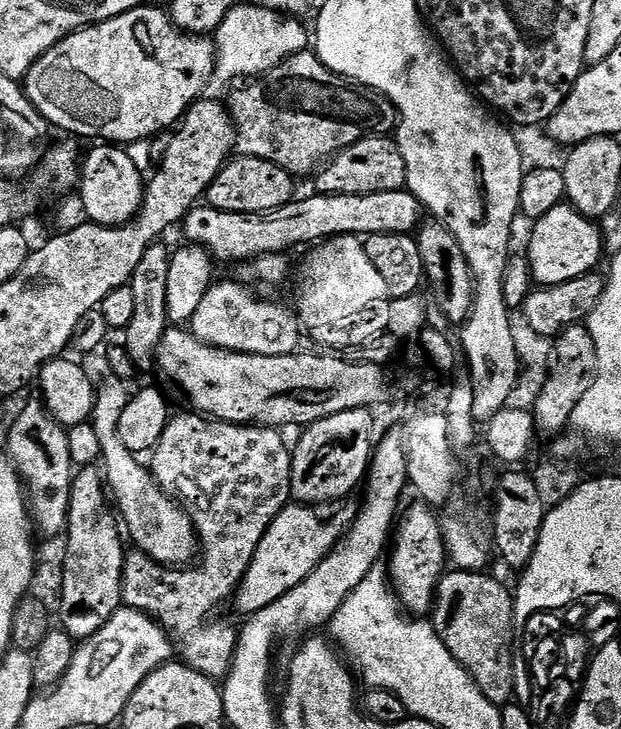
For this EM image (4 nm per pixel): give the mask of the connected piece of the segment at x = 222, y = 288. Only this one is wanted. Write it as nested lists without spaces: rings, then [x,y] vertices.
[[[213,283],[208,289],[206,298],[202,298],[198,310],[194,310],[194,318],[190,322],[190,330],[199,340],[215,344],[217,348],[231,352],[267,354],[276,357],[299,349],[302,325],[297,313],[274,302],[260,302],[243,283]]]

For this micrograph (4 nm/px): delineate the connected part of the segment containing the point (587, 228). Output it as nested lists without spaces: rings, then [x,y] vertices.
[[[567,202],[550,210],[550,214],[535,221],[531,228],[532,237],[528,240],[526,257],[531,279],[540,286],[570,282],[582,274],[593,271],[600,260],[600,252],[605,251],[599,227]]]

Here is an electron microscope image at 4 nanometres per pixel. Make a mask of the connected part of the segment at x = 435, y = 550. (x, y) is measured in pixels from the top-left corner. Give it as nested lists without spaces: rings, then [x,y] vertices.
[[[421,507],[410,509],[405,516],[403,513],[394,532],[396,545],[392,548],[392,561],[389,562],[388,568],[386,567],[401,609],[416,618],[423,617],[420,616],[423,612],[424,615],[431,613],[436,599],[436,586],[446,571],[446,553],[444,536],[440,532],[440,520],[432,517],[434,512],[431,507]]]

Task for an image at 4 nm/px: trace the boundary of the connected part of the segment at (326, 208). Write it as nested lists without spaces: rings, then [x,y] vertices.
[[[407,189],[398,191],[380,191],[378,194],[370,195],[326,195],[311,194],[308,198],[293,199],[284,207],[276,211],[259,212],[258,214],[234,214],[232,211],[214,209],[209,206],[196,206],[184,217],[182,229],[189,245],[208,249],[208,255],[213,261],[220,260],[244,260],[255,259],[257,256],[281,255],[287,253],[288,249],[300,244],[314,244],[334,236],[359,235],[368,237],[378,233],[402,233],[409,235],[413,233],[422,220],[422,205],[415,195]]]

